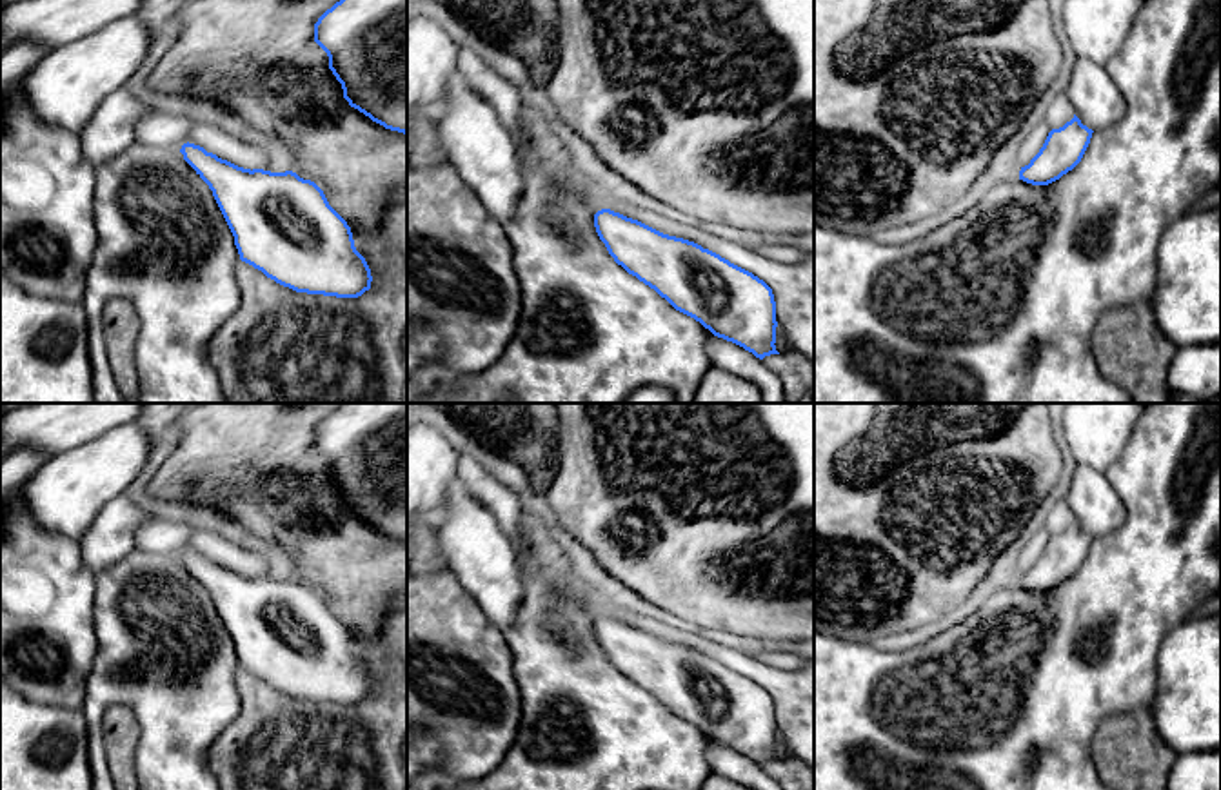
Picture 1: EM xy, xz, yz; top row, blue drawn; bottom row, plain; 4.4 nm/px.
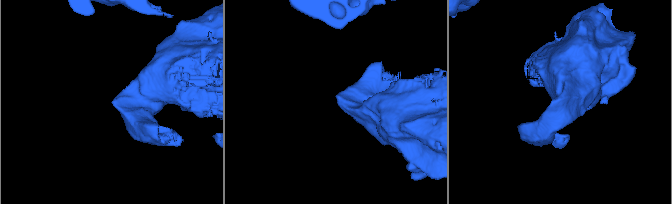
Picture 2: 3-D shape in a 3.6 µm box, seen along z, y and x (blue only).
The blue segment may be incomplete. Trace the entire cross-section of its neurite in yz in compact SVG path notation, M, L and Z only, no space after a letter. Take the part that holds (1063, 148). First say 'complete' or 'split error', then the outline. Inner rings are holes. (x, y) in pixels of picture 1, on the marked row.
split error; M1147 0L1132 22L1128 36L1105 67L1125 100L1125 114L1119 122L1092 131L1074 114L1063 127L1048 133L1039 153L1028 165L1021 167L1018 178L990 187L970 209L936 231L903 245L883 245L874 243L869 236L814 225L814 403L1130 403L1130 396L1119 385L1101 376L1090 349L1090 336L1099 314L1107 309L1150 300L1157 281L1157 245L1165 229L1194 209L1194 203L1205 193L1221 187L1221 149L1217 147L1217 140L1221 138L1221 0Z

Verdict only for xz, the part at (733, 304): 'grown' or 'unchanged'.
grown

